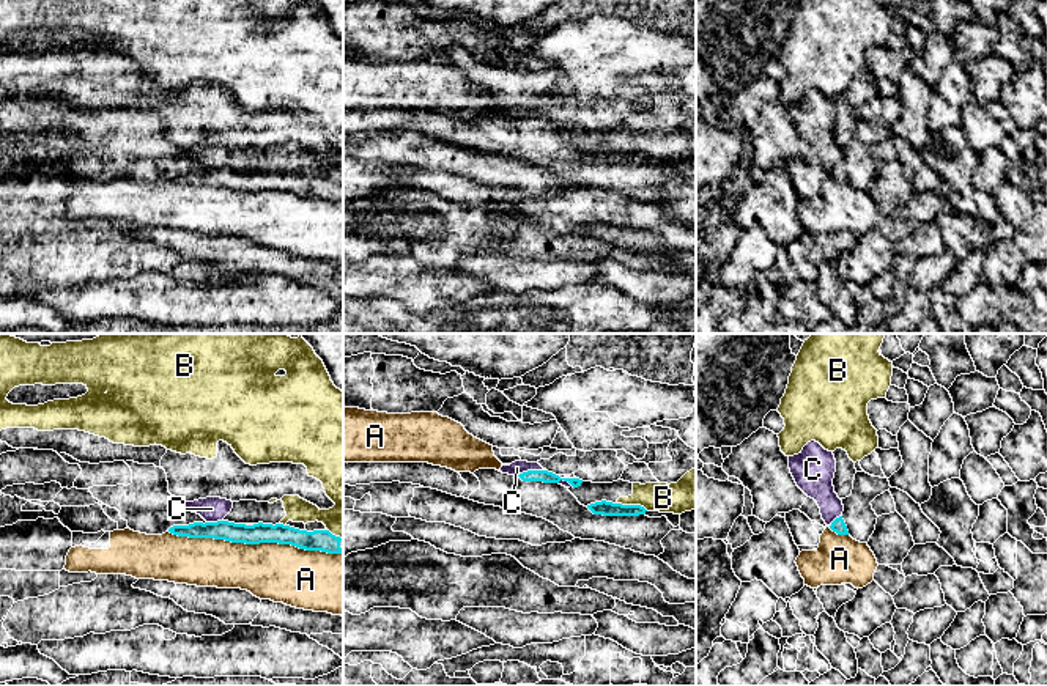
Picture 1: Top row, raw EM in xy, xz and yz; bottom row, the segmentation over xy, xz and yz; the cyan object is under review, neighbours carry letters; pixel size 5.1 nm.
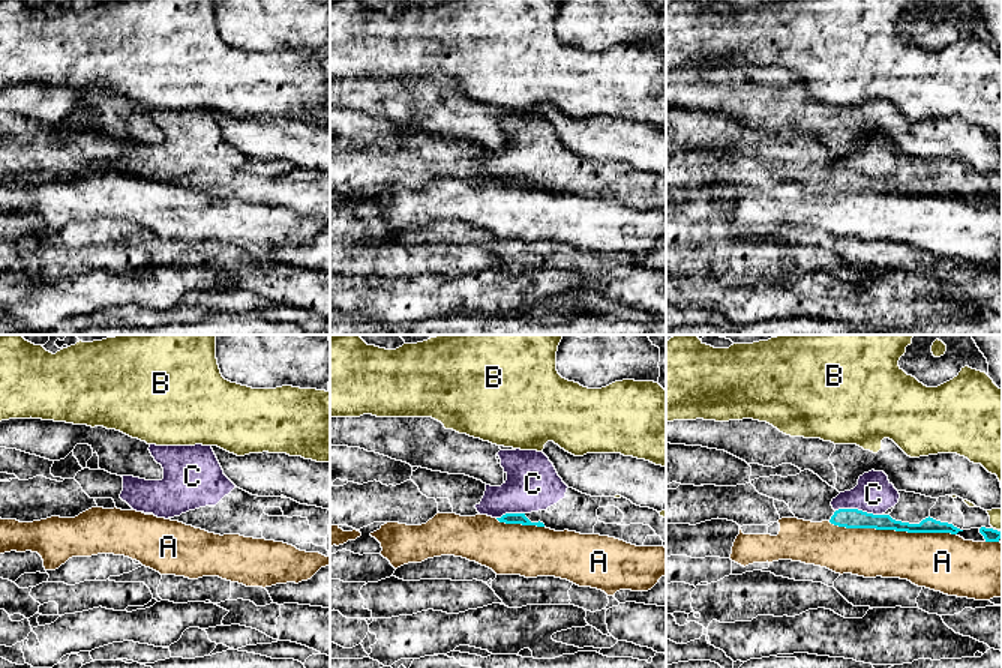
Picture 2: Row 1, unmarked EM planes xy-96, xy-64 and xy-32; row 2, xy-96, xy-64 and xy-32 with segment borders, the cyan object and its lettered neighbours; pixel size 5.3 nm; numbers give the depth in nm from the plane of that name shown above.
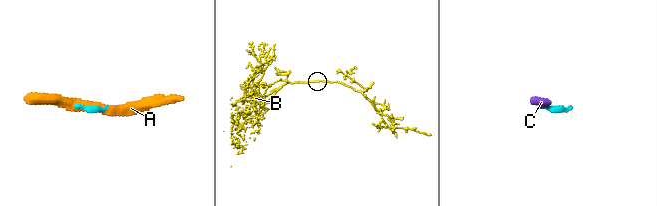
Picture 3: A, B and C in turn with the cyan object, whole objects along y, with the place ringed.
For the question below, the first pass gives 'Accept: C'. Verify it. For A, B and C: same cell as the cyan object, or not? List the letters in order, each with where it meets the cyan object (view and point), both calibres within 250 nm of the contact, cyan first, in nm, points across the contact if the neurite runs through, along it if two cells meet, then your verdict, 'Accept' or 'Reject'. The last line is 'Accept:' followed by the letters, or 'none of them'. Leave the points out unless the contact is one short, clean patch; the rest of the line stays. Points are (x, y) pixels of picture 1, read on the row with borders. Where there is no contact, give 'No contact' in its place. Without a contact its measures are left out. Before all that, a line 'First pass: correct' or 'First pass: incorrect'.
First pass: incorrect
A: Touches cyan at xy (255, 543). Thickness 100 nm (cyan) against 300 nm. Reject
B: Touches cyan at xz (633, 505). Thickness 80 nm (cyan) against 160 nm. Boundary: xz (617, 502), (641, 505), (647, 510). Reject
C: Touches cyan at xz (531, 471). Thickness 60 nm (cyan) against 70 nm. Boundary: xz (545, 469), (528, 469), (517, 475). Reject
Accept: none of them

